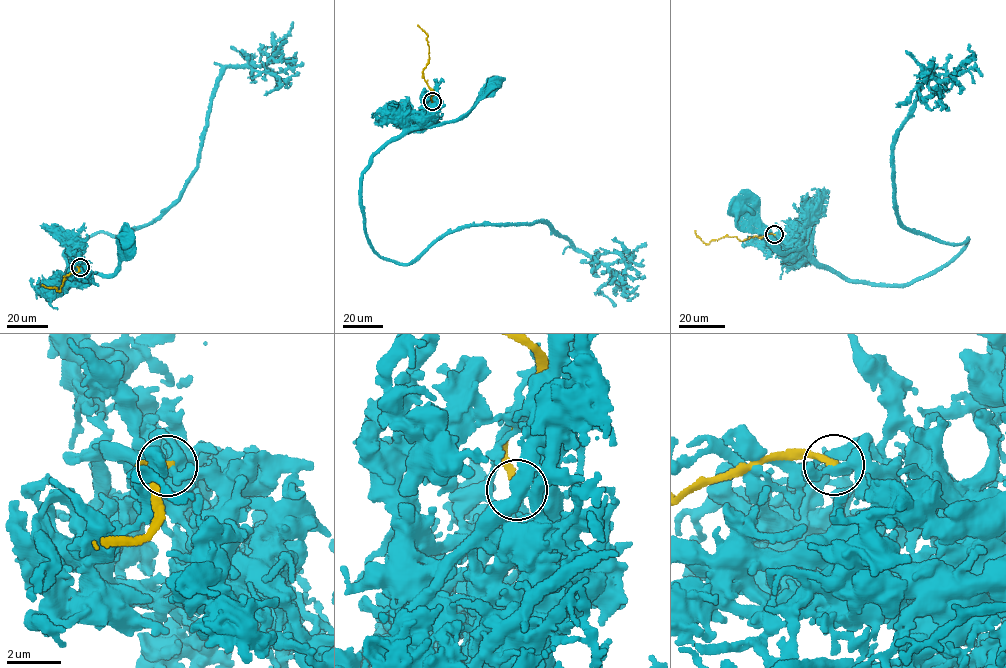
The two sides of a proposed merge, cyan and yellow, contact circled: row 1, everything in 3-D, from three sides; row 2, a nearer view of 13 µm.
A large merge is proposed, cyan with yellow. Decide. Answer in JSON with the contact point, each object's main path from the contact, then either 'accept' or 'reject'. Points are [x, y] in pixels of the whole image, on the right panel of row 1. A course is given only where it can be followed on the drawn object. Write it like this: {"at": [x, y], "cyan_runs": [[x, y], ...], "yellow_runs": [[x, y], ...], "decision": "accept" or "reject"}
{"at": [774, 234], "cyan_runs": [[774, 235], [800, 248], [782, 252], [771, 242], [768, 234], [739, 206]], "yellow_runs": [[774, 235], [741, 241], [724, 236], [706, 244], [695, 231]], "decision": "reject"}

